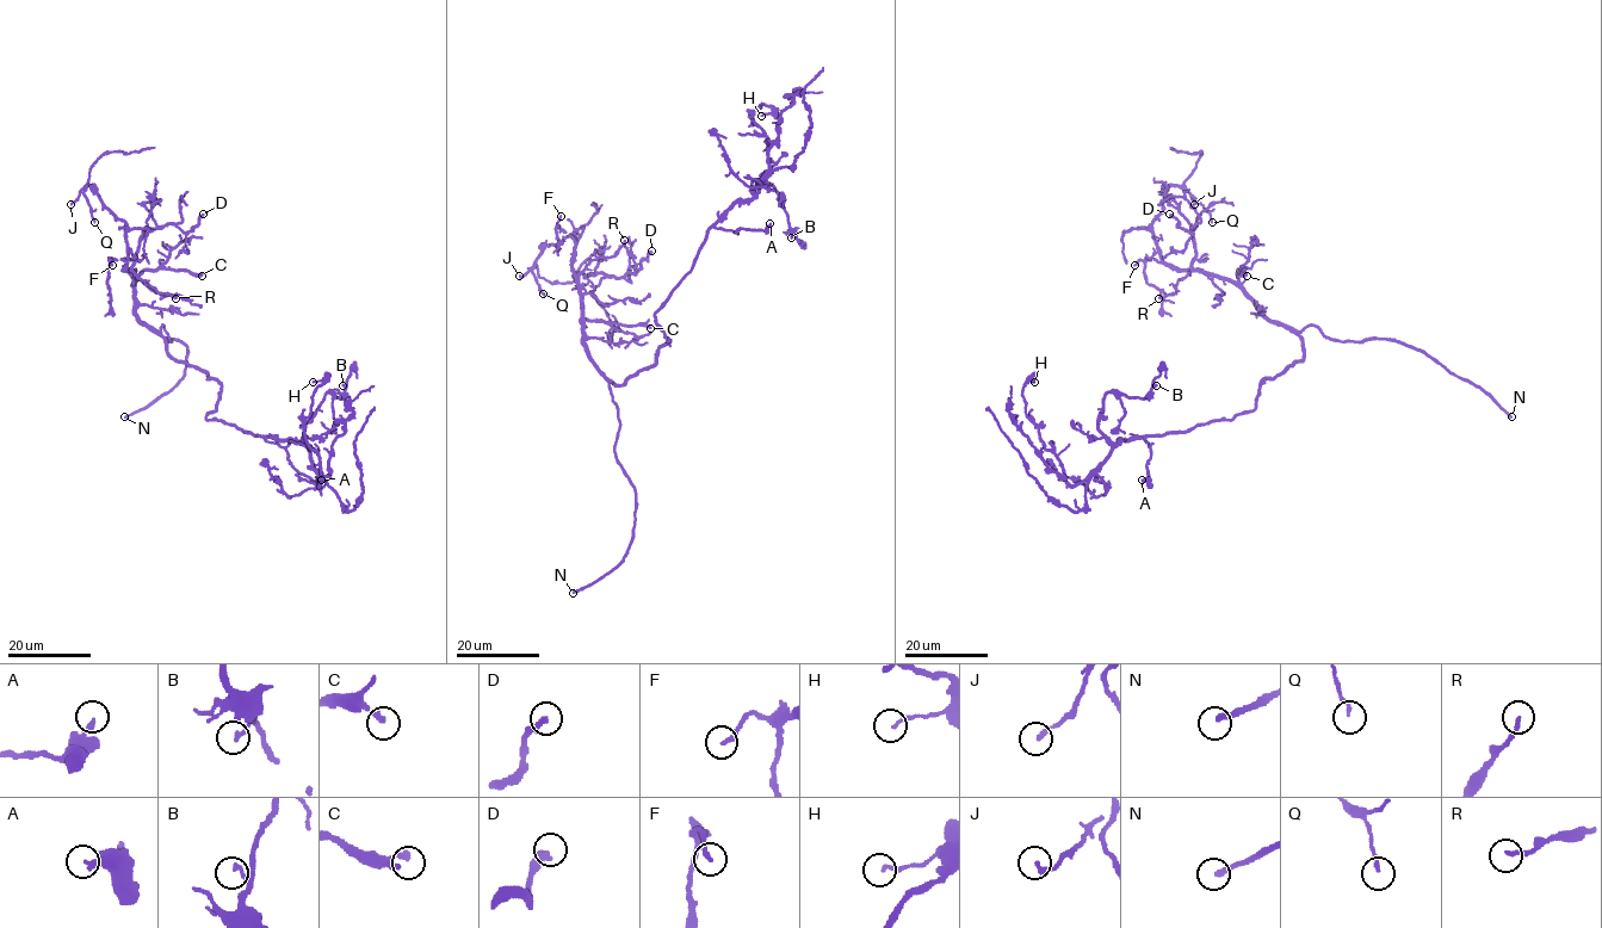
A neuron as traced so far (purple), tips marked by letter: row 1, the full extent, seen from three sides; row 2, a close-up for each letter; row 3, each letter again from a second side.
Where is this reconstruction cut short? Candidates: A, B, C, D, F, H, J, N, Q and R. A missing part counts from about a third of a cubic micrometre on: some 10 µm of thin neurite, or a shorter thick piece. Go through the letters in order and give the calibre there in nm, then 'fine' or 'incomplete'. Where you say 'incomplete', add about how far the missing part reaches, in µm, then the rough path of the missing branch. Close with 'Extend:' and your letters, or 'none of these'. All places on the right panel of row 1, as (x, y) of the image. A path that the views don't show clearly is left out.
A: 240 nm | fine
B: 180 nm | fine
C: 240 nm | incomplete | 30 µm
D: 320 nm | fine
F: 200 nm | fine
H: 140 nm | fine
J: 240 nm | fine
N: 260 nm | incomplete | 15 µm
Q: 160 nm | fine
R: 190 nm | fine
Extend: C, N

